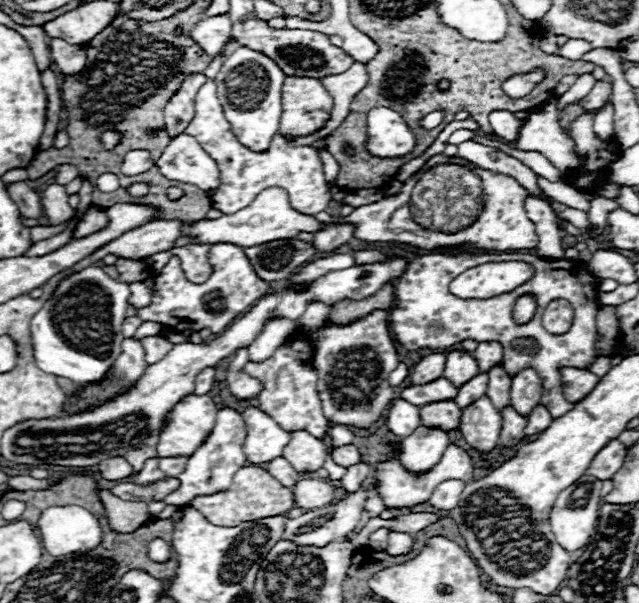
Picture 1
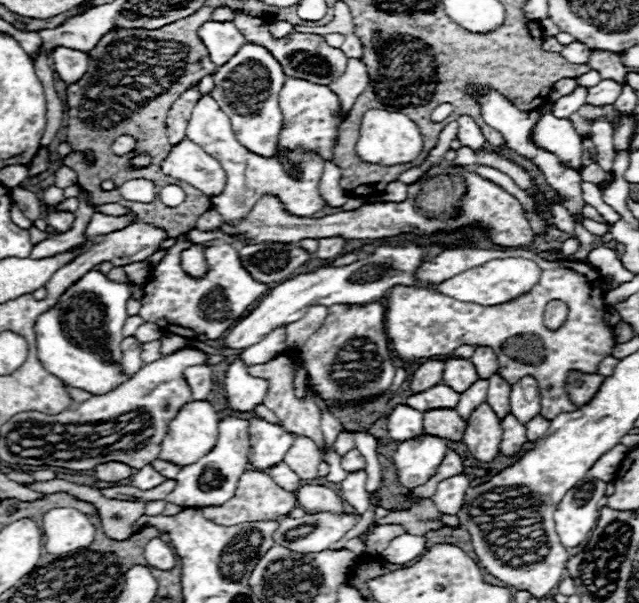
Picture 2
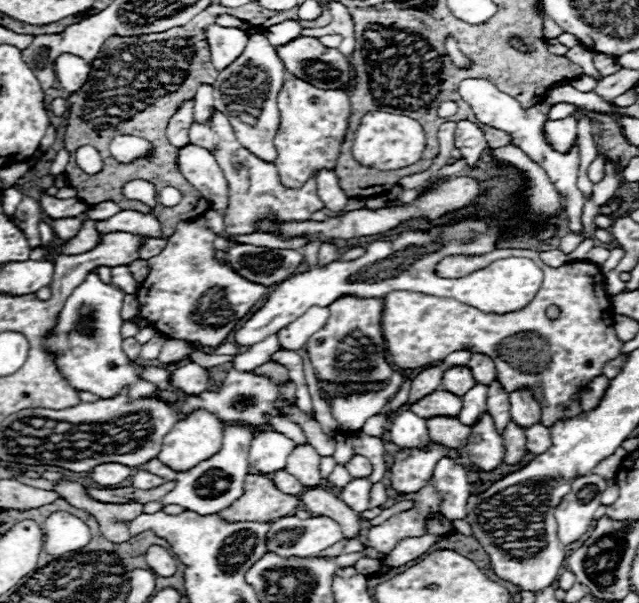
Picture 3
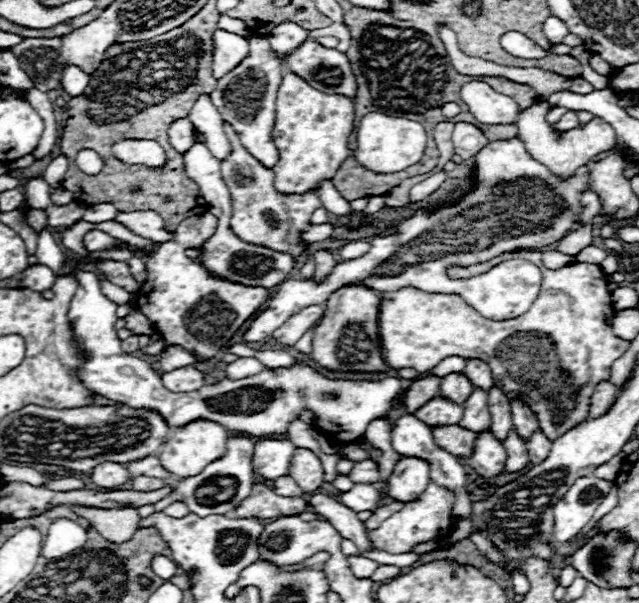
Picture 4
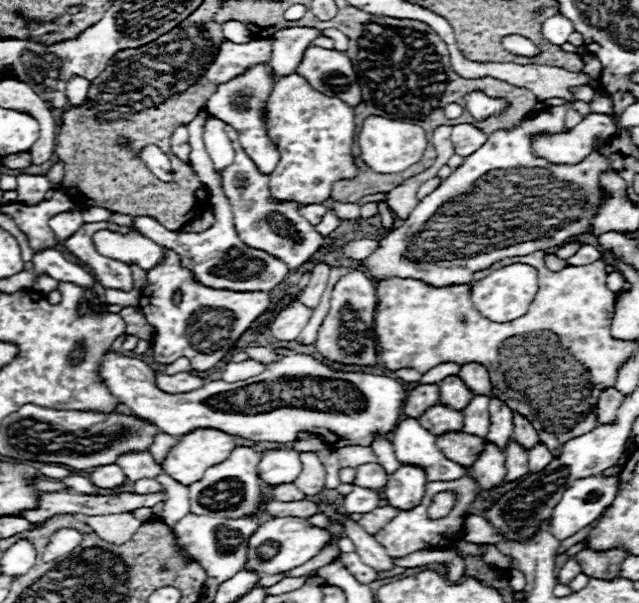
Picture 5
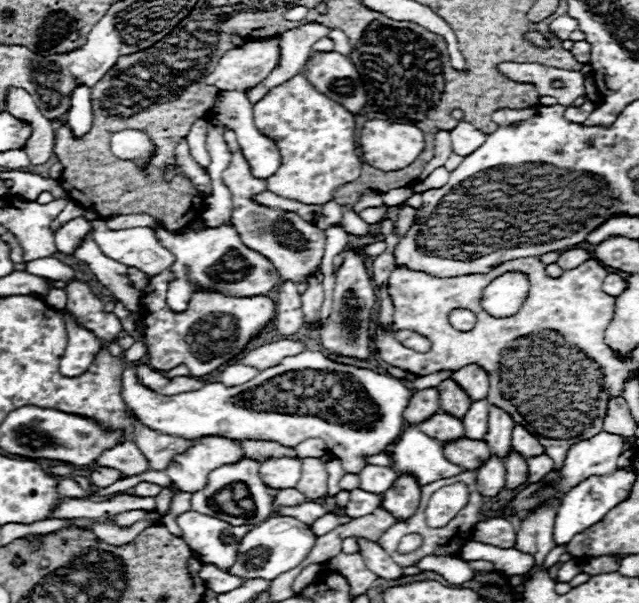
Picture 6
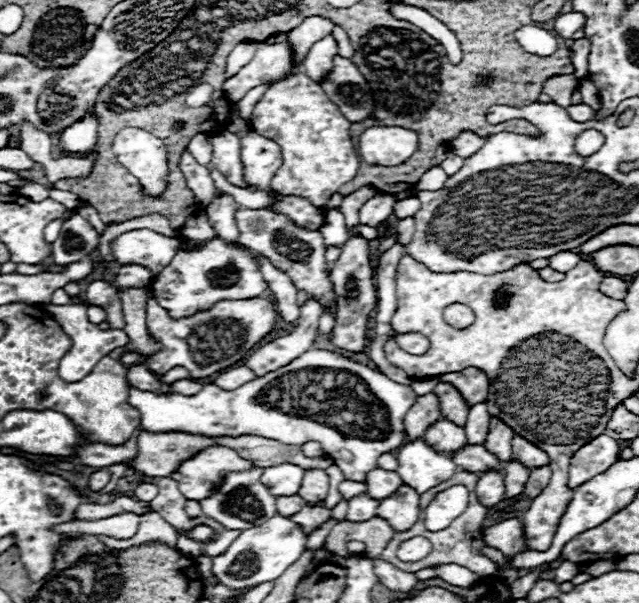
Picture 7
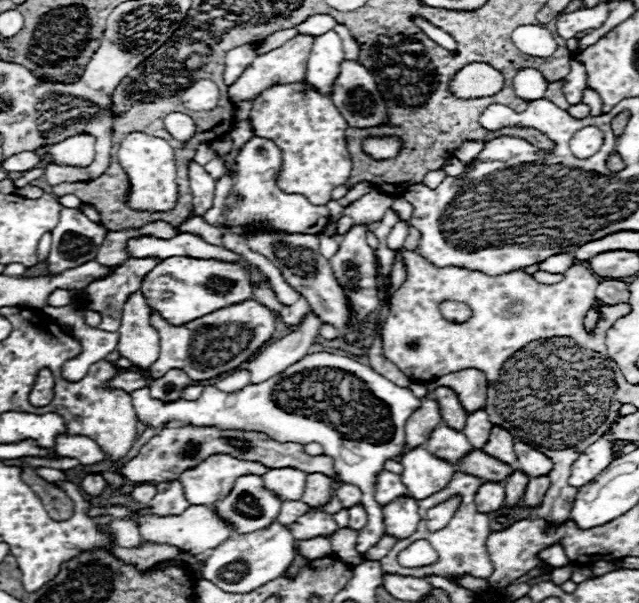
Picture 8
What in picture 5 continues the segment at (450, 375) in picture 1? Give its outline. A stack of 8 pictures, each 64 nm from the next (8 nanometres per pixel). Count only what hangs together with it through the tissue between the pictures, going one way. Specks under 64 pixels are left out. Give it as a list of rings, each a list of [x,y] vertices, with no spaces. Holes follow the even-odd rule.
[[[448,376],[440,382],[440,402],[454,410],[466,408],[472,396],[474,394],[470,394],[470,388],[466,388],[466,384],[458,380],[458,376]]]

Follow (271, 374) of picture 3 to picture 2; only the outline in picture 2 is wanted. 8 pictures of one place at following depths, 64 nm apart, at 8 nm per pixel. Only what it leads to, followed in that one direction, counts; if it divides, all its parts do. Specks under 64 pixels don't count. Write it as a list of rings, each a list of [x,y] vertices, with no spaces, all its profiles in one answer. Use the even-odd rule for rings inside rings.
[[[278,354],[276,358],[272,358],[266,364],[254,364],[248,368],[248,372],[252,376],[264,378],[268,380],[268,392],[264,396],[264,406],[268,406],[276,418],[282,422],[282,428],[286,428],[292,434],[304,434],[310,436],[318,448],[324,448],[324,438],[322,438],[322,430],[320,430],[320,422],[322,422],[322,412],[314,400],[314,394],[310,392],[310,386],[306,388],[306,396],[298,398],[294,392],[294,374],[296,374],[296,364],[292,354]]]

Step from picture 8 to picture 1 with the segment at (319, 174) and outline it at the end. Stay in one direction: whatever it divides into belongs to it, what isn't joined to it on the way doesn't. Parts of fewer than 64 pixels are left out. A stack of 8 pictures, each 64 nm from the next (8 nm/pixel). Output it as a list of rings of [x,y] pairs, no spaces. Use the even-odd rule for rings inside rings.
[[[286,76],[282,86],[282,110],[280,134],[310,134],[328,120],[332,96],[320,80],[308,76]]]

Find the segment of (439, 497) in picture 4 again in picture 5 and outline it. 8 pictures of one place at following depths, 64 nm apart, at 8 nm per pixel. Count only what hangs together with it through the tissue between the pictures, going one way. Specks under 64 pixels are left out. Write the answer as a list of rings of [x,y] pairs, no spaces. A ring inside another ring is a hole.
[[[464,476],[464,478],[456,480],[456,482],[428,482],[426,484],[426,494],[424,494],[422,502],[416,508],[402,510],[380,532],[374,534],[374,540],[378,540],[386,548],[388,556],[392,556],[392,558],[400,558],[400,556],[406,556],[406,554],[416,552],[416,550],[432,550],[432,548],[452,546],[452,542],[456,542],[458,534],[464,528],[464,520],[470,514],[470,504],[476,498],[476,494],[478,494],[476,482],[472,478],[468,478],[468,476]],[[446,490],[452,490],[456,494],[456,504],[454,504],[454,508],[452,508],[452,512],[448,516],[438,518],[438,520],[432,520],[428,516],[428,506],[430,506],[430,502],[432,502],[432,498],[436,494],[446,492]]]

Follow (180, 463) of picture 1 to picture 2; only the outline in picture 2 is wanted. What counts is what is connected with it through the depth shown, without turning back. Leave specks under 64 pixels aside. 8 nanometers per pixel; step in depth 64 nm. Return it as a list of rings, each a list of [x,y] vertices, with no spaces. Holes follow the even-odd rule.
[[[154,460],[152,466],[158,468],[158,472],[160,472],[164,478],[176,478],[176,474],[182,470],[180,466],[176,466],[176,464],[172,464],[172,462],[162,462],[162,460]]]

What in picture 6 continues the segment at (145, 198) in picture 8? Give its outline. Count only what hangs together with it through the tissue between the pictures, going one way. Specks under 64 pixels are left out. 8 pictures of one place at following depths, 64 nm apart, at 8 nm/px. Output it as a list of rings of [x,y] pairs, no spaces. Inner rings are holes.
[[[124,130],[116,132],[112,138],[112,152],[118,154],[120,158],[152,158],[156,148],[150,144],[148,136],[136,130]]]

